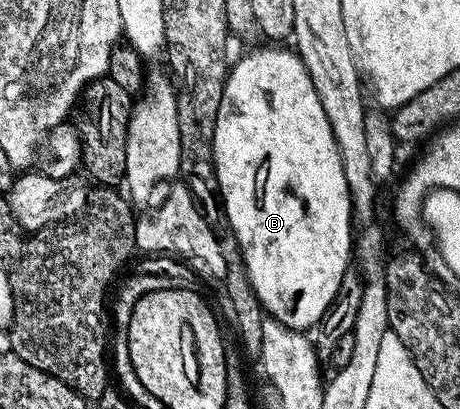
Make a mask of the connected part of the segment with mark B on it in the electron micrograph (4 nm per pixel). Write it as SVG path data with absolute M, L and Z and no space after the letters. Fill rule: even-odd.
M269 47L273 49L257 49L237 62L232 62L225 79L223 99L219 103L219 115L215 119L215 139L213 140L213 162L217 168L217 187L221 195L223 217L233 228L233 237L241 248L241 257L245 260L243 272L249 278L249 285L255 291L262 310L272 320L278 321L289 329L309 331L325 317L325 312L333 305L341 284L345 281L345 272L351 265L351 254L355 249L355 226L353 223L353 204L349 198L347 179L343 175L343 163L339 155L339 147L335 143L335 135L331 131L331 123L327 123L327 111L323 111L323 103L319 103L319 91L315 91L315 83L311 83L311 75L307 75L307 67L301 56L289 47Z

